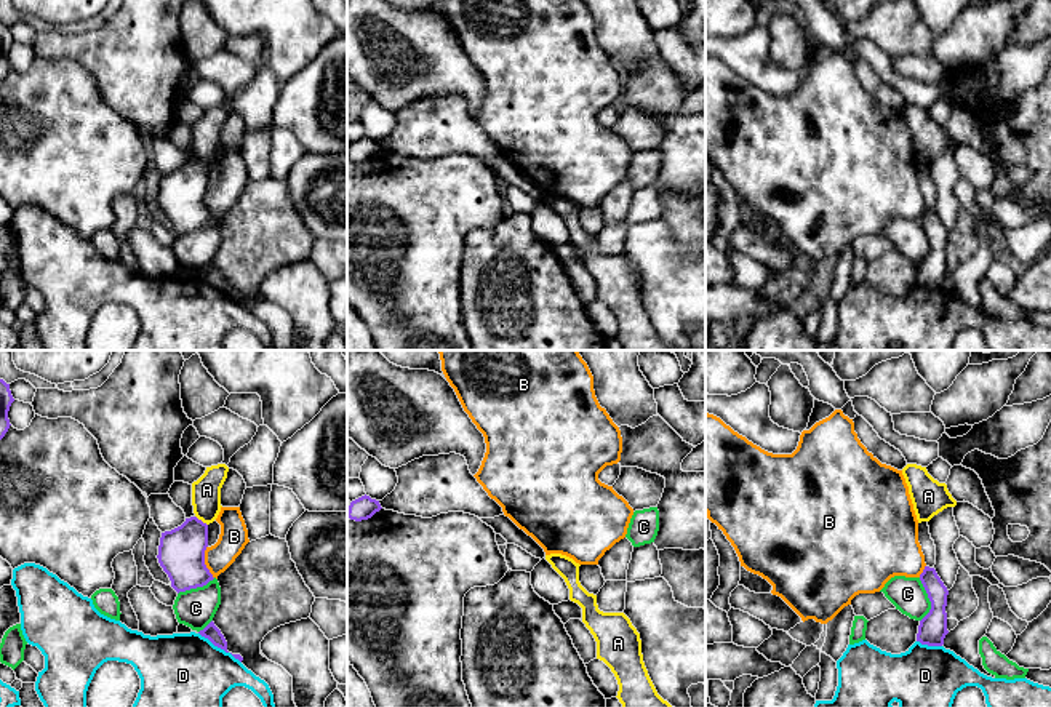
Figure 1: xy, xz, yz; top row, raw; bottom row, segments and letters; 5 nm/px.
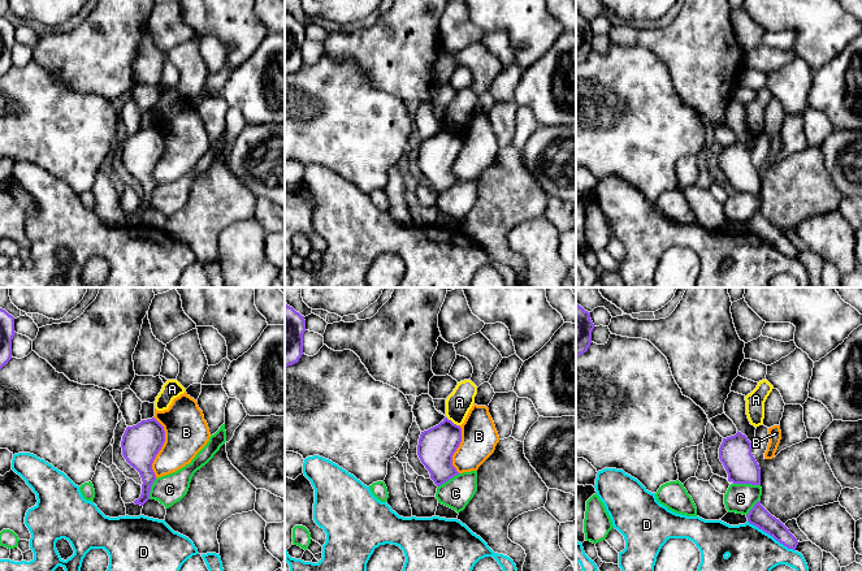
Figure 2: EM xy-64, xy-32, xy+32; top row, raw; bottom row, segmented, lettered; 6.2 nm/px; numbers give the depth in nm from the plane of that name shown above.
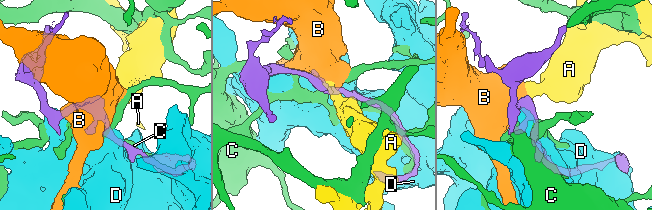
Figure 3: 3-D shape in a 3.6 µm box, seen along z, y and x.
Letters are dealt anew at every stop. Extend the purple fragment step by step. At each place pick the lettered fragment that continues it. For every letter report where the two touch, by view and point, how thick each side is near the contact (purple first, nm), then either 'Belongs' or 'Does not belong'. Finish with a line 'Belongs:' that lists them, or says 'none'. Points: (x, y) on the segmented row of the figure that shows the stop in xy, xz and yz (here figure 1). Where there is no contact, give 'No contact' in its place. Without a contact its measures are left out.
A: Touches purple at xy (200, 520). Thickness 240 nm (purple) against 140 nm. Does not belong
B: Touches purple at xy (203, 562). Thickness 240 nm (purple) against 140 nm. Does not belong
C: Touches purple at yz (930, 600). Thickness 140 nm (purple) against 180 nm. Does not belong
D: Touches purple at xy (219, 647). Thickness 80 nm (purple) against 360 nm. Does not belong
Belongs: none

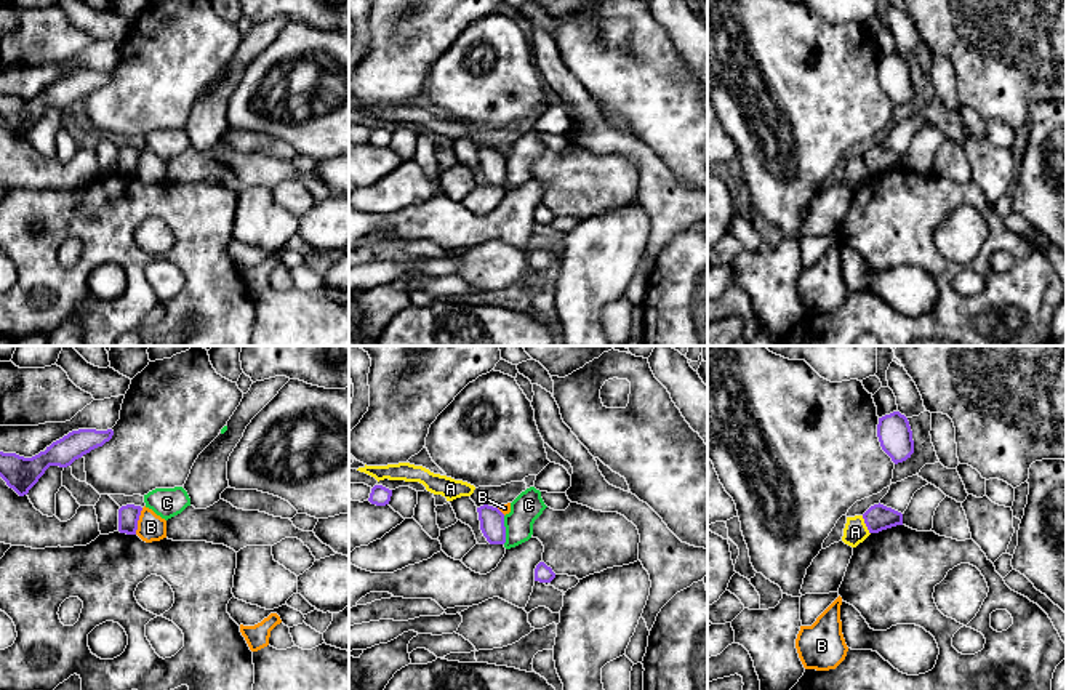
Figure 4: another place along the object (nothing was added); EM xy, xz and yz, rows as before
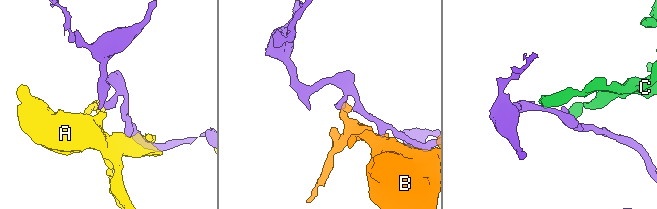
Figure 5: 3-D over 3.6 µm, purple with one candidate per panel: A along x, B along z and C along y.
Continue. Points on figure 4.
A: Touches purple at yz (866, 525). Thickness 140 nm (purple) against 120 nm. Does not belong
B: Touches purple at xy (138, 519). Thickness 110 nm (purple) against 140 nm. Does not belong
C: Touches purple at xz (504, 530). Thickness 130 nm (purple) against 150 nm. Does not belong
Belongs: none

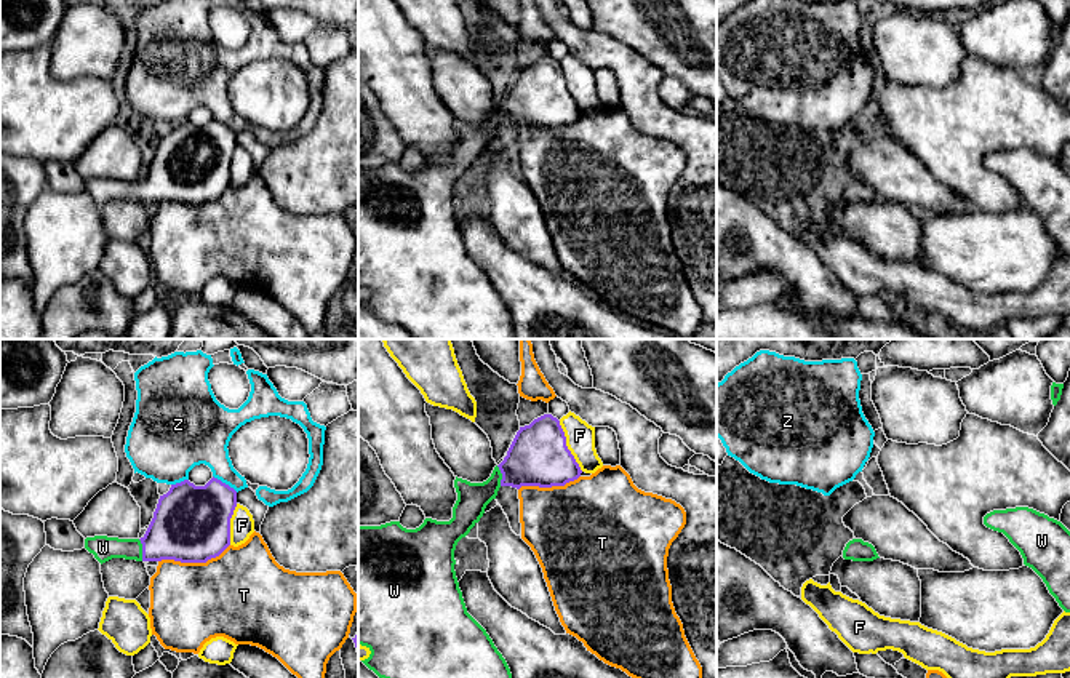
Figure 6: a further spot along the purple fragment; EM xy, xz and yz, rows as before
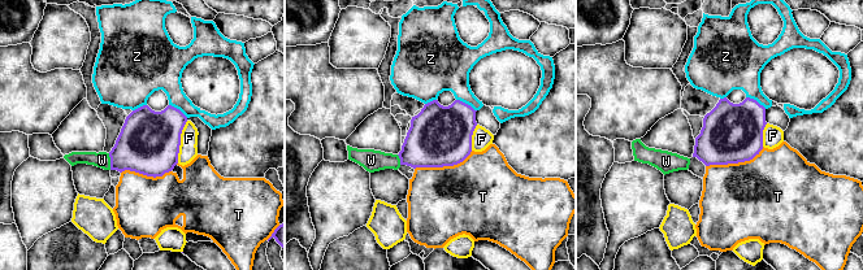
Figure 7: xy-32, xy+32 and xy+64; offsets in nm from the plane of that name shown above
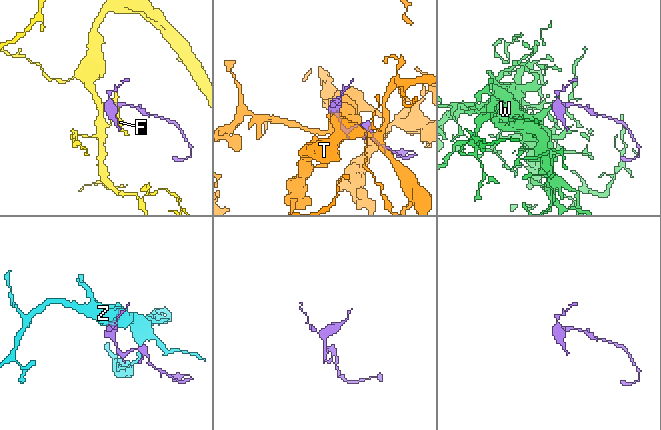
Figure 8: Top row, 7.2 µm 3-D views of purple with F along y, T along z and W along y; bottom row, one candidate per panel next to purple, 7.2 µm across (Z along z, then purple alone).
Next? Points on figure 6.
F: Touches purple at xz (566, 446). Thickness 300 nm (purple) against 140 nm. Does not belong
T: Touches purple at xy (194, 562). Thickness 380 nm (purple) against 420 nm. Does not belong
W: Touches purple at xy (143, 550). Thickness 340 nm (purple) against 120 nm. Belongs
Z: Touches purple at xy (224, 483). Thickness 360 nm (purple) against 260 nm. Does not belong
Belongs: W

